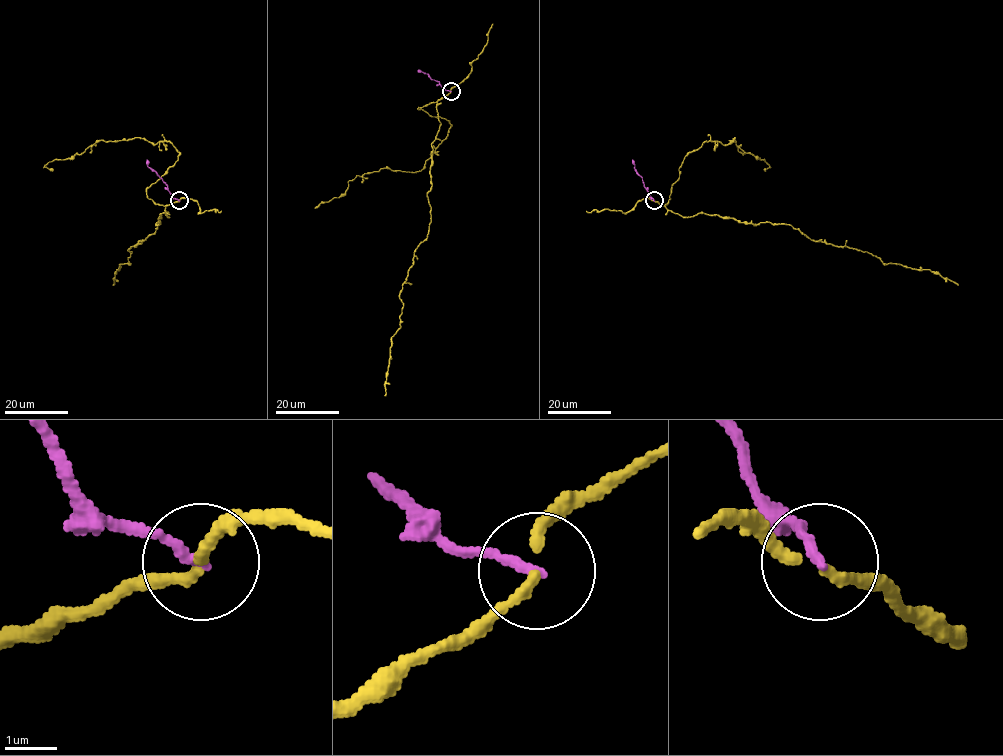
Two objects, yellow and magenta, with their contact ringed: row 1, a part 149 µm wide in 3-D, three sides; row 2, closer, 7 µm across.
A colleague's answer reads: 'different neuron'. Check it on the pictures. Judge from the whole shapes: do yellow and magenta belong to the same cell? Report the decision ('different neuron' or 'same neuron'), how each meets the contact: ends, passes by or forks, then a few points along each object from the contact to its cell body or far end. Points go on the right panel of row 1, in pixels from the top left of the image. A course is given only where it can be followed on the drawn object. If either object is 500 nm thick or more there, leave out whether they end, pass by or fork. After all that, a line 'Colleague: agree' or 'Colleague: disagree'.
different neuron; yellow passes by; magenta ends there; yellow runs (654, 201), (684, 217), (704, 213), (791, 225), (814, 241), (937, 272), (958, 285); magenta runs (654, 200), (632, 160)
Colleague: agree

